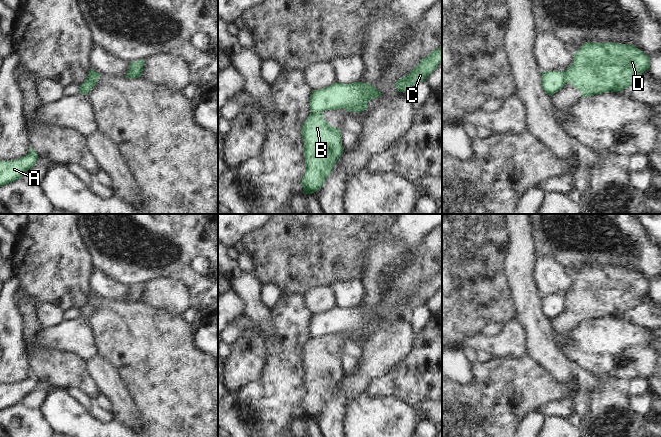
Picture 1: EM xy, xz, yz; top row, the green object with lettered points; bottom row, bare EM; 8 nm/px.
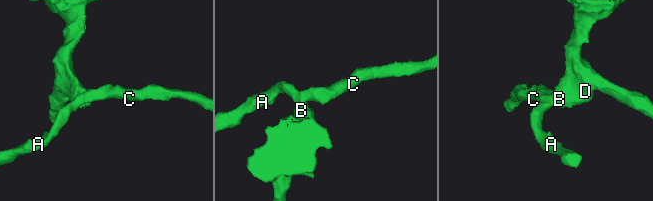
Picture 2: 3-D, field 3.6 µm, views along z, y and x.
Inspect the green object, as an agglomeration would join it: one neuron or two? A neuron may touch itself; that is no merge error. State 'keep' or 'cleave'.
cleave

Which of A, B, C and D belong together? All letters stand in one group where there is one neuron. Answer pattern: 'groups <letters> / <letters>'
groups A C / B D

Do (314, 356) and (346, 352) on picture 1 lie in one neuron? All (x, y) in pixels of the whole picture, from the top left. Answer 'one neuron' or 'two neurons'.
two neurons

